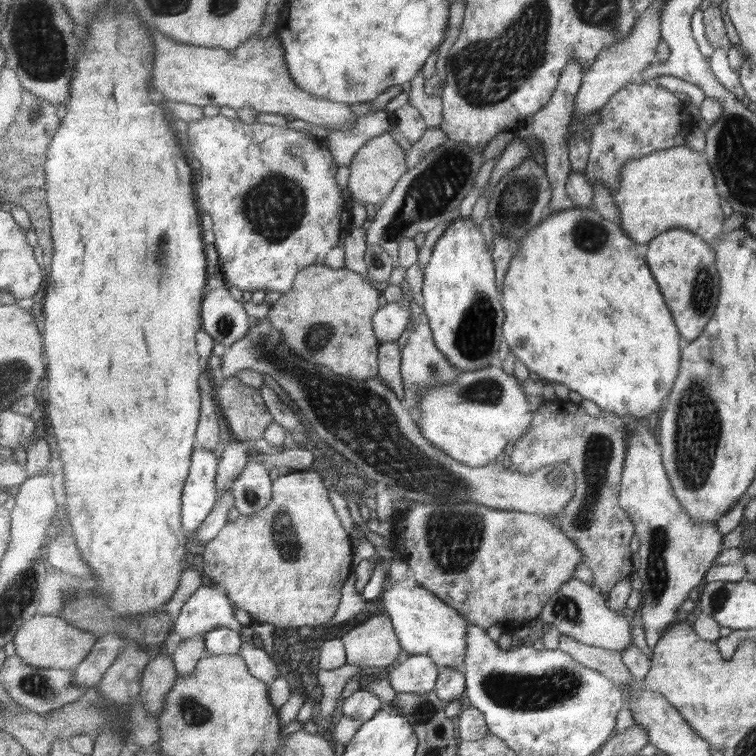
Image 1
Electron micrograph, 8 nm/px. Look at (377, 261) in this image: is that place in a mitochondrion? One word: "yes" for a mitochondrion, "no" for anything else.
yes

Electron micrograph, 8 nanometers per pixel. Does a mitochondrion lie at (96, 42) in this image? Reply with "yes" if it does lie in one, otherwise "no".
no

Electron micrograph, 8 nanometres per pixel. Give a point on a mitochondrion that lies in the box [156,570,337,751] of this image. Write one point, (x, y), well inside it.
(193, 713)

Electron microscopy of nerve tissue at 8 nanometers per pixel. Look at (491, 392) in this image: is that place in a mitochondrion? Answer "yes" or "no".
yes

